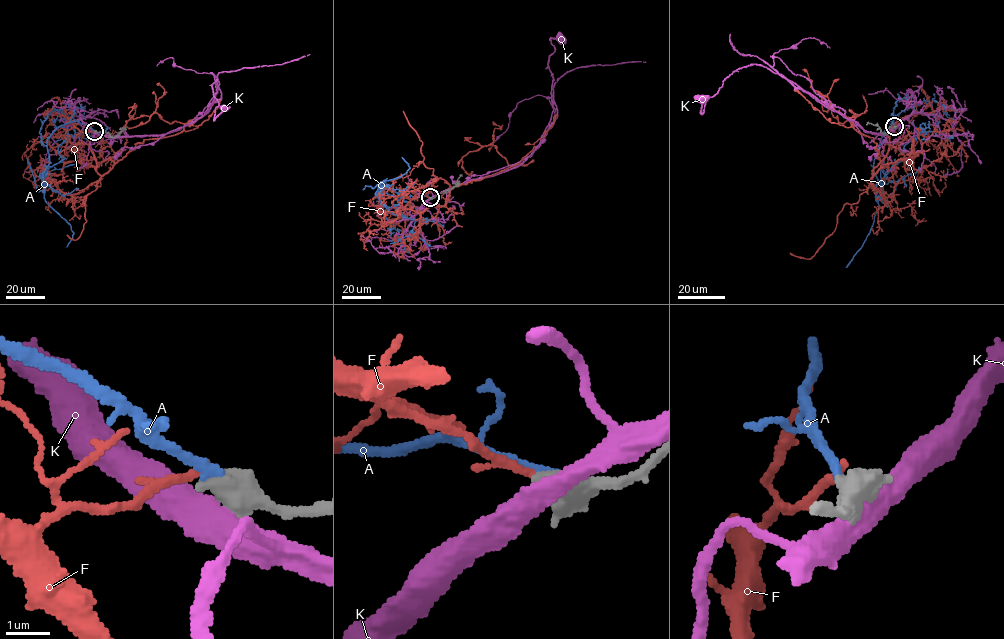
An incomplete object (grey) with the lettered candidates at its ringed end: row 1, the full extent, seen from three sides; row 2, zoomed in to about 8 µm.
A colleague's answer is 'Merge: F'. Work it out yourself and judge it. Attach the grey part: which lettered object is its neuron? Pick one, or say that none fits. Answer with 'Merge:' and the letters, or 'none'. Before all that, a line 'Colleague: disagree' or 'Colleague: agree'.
Colleague: disagree
Merge: A

